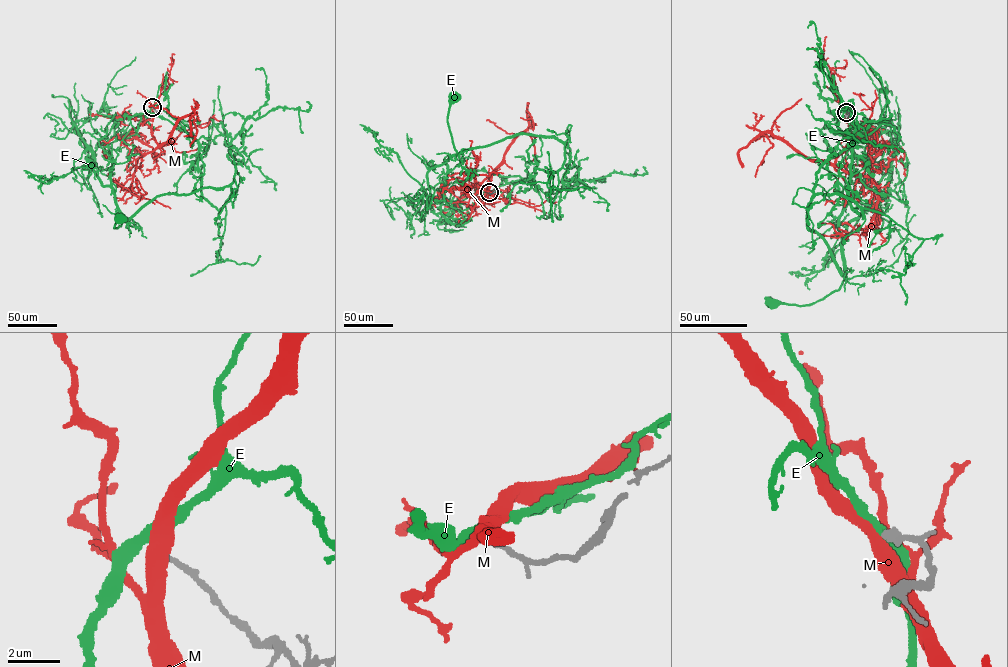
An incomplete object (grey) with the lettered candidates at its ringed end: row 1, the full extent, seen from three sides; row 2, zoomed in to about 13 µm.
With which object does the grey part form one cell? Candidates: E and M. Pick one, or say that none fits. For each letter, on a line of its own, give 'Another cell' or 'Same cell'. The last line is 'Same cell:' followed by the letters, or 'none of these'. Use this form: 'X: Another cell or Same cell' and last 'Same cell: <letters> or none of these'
E: Same cell
M: Another cell
Same cell: E

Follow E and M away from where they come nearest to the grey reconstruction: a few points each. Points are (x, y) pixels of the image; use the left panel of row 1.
E: (152, 107), (144, 115), (121, 115), (107, 136), (112, 162), (112, 191), (124, 221), (114, 228), (119, 219)
M: (152, 108), (152, 136), (158, 145), (138, 158), (130, 190), (138, 196), (145, 193), (136, 178), (136, 181)

